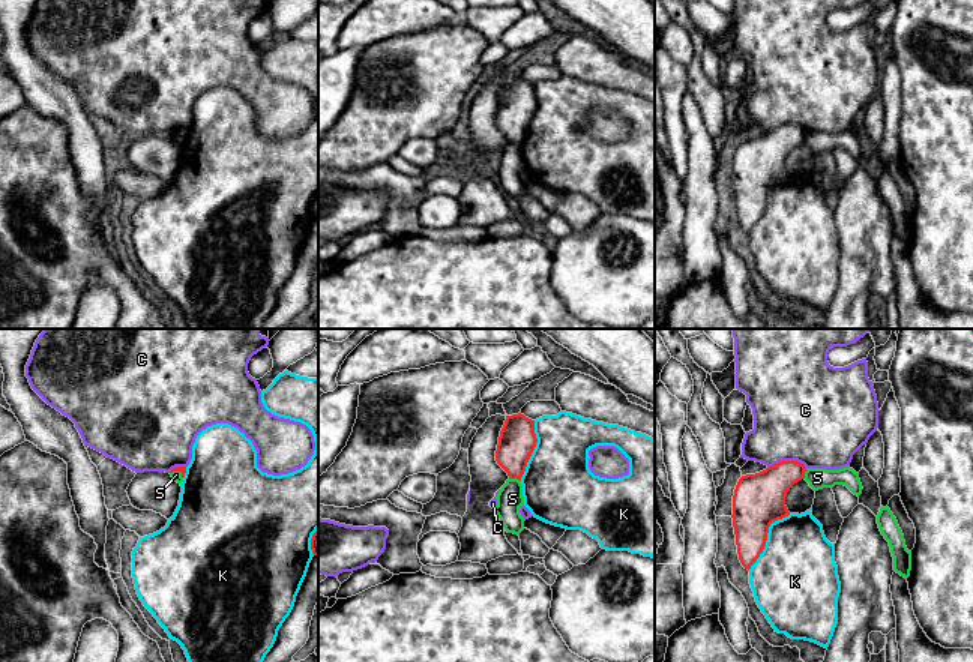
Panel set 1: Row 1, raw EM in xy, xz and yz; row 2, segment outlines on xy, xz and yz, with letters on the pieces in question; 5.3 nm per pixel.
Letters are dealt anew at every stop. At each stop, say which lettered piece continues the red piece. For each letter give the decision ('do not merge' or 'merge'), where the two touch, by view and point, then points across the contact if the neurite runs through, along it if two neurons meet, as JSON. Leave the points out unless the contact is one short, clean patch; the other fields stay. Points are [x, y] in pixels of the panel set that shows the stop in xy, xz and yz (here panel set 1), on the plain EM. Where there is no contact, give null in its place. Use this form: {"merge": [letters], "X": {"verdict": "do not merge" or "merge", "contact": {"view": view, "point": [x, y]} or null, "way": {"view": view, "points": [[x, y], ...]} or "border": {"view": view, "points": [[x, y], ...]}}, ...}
{"merge": [], "C": {"verdict": "do not merge", "contact": {"view": "yz", "point": [786, 125]}, "border": {"view": "yz", "points": [[805, 129], [796, 125], [778, 125], [768, 131]]}}, "K": {"verdict": "do not merge", "contact": {"view": "yz", "point": [766, 201]}}, "S": {"verdict": "do not merge", "contact": {"view": "xz", "point": [515, 141]}, "border": {"view": "xz", "points": [[509, 141], [520, 144]]}}}

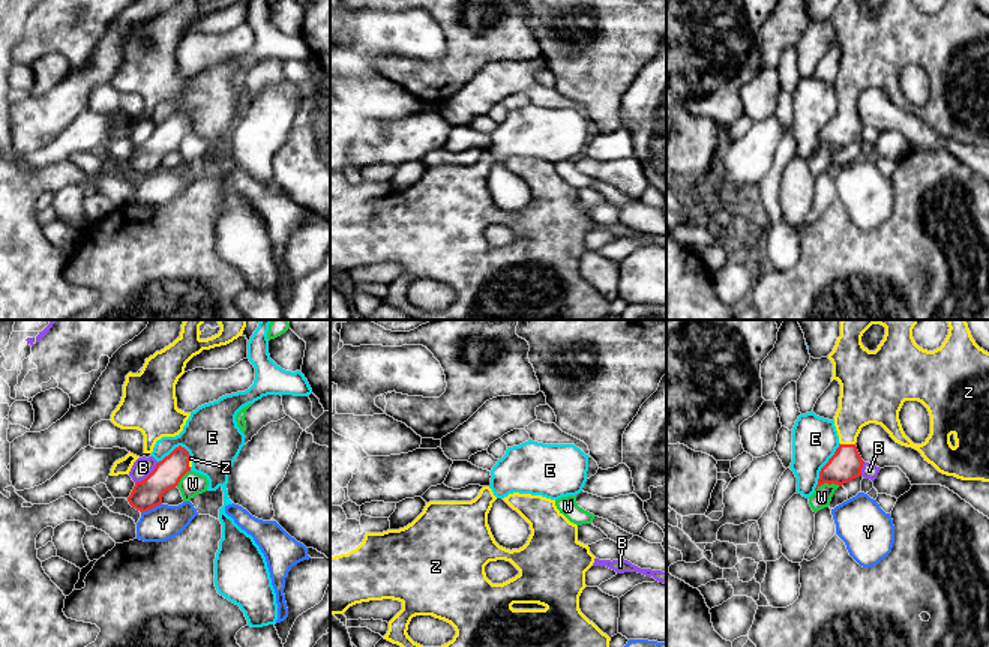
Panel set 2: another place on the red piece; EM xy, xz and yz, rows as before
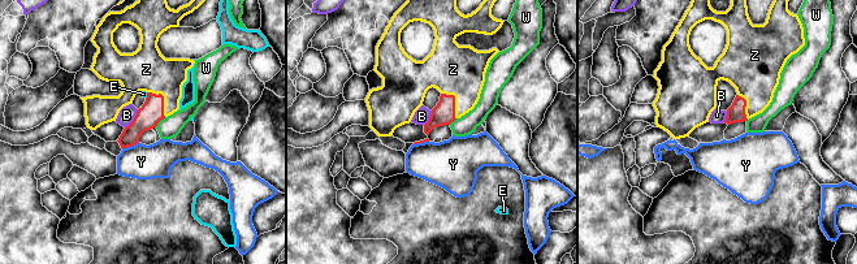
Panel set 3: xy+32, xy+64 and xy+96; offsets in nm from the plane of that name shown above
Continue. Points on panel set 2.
{"merge": ["Z"], "B": {"verdict": "do not merge", "contact": {"view": "xy", "point": [149, 138]}}, "E": {"verdict": "do not merge", "contact": {"view": "yz", "point": [823, 131]}, "border": {"view": "yz", "points": [[839, 107], [835, 117], [821, 132], [814, 153]]}}, "W": {"verdict": "do not merge", "contact": {"view": "yz", "point": [827, 146]}}, "Y": {"verdict": "do not merge", "contact": {"view": "xy", "point": [150, 171]}, "border": {"view": "xy", "points": [[161, 167], [141, 177]]}}, "Z": {"verdict": "merge", "contact": {"view": "yz", "point": [848, 108]}, "way": {"view": "yz", "points": [[845, 128], [848, 108], [848, 84], [862, 65]]}}}

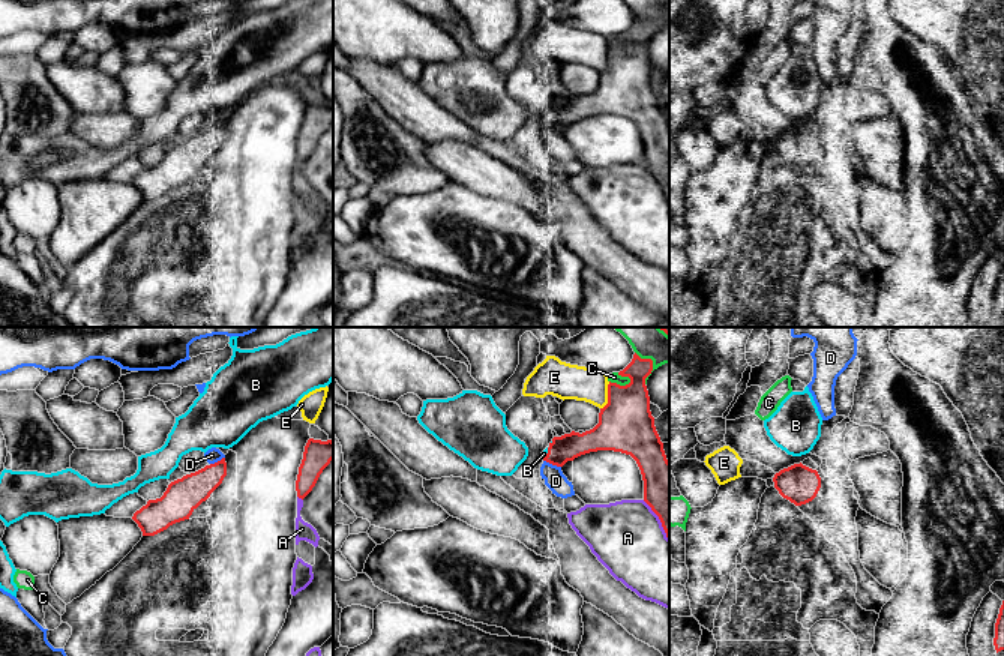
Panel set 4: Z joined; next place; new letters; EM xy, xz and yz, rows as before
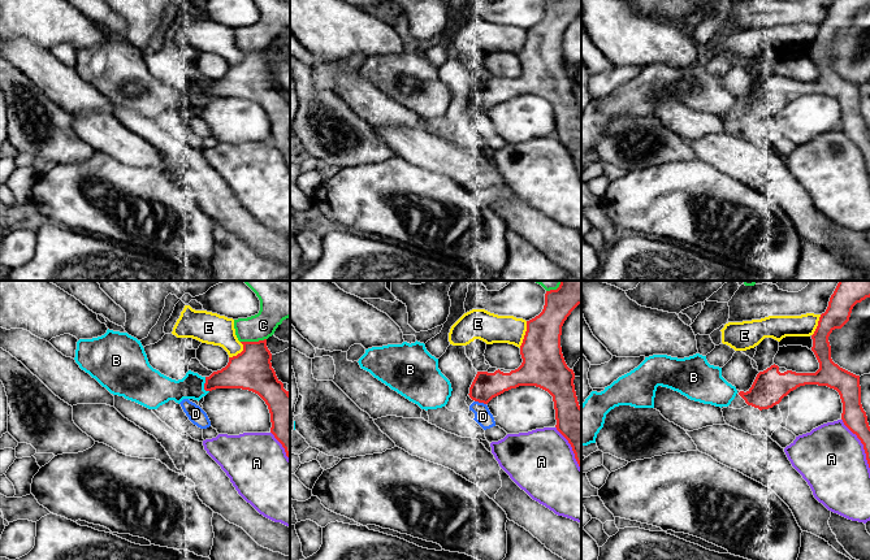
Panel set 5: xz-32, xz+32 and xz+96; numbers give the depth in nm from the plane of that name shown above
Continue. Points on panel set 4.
{"merge": [], "A": {"verdict": "do not merge", "contact": {"view": "xz", "point": [659, 182]}}, "B": {"verdict": "do not merge", "contact": {"view": "xz", "point": [547, 117]}}, "C": {"verdict": "do not merge", "contact": {"view": "xz", "point": [619, 48]}}, "D": {"verdict": "do not merge", "contact": {"view": "xz", "point": [553, 128]}}, "E": {"verdict": "do not merge", "contact": {"view": "xz", "point": [608, 59]}}}

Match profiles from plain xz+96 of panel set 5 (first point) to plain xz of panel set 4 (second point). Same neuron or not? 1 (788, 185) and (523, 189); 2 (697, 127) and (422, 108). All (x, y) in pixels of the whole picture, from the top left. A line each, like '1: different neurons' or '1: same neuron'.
1: same neuron
2: same neuron

